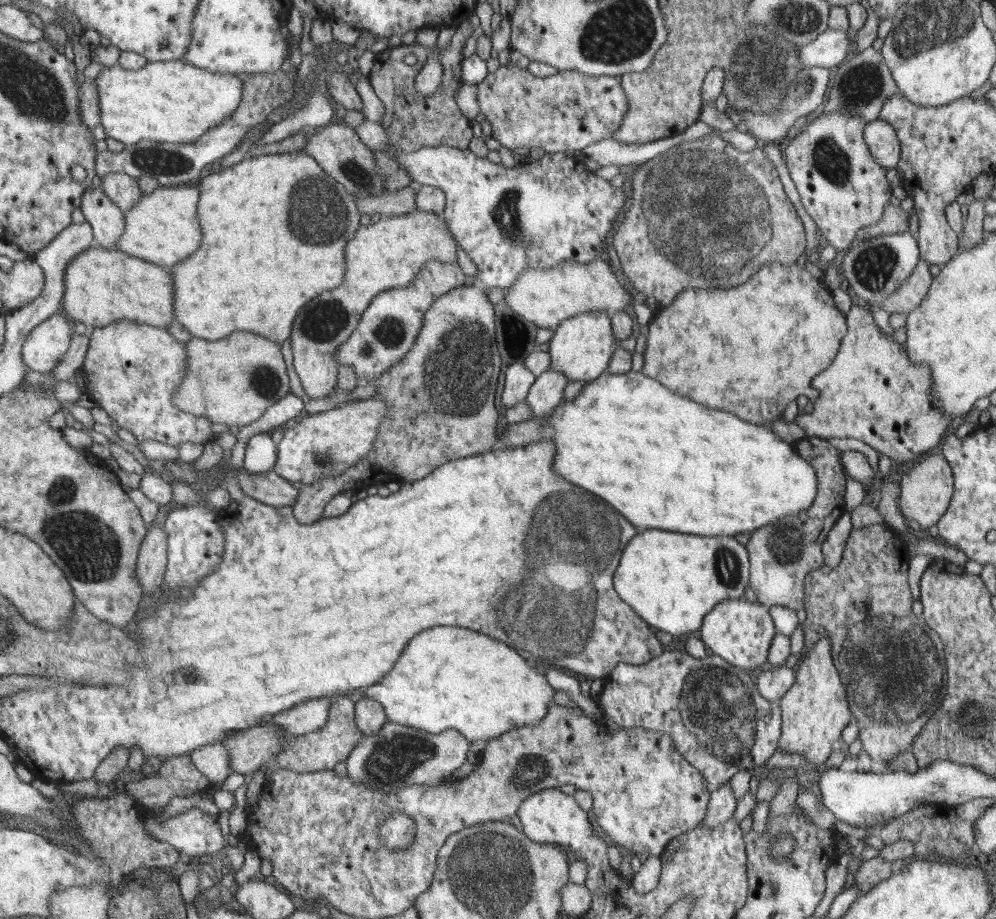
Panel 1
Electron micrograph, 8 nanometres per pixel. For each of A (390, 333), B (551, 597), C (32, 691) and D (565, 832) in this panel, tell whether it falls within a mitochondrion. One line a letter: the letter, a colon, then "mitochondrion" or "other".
A: mitochondrion
B: mitochondrion
C: other
D: other

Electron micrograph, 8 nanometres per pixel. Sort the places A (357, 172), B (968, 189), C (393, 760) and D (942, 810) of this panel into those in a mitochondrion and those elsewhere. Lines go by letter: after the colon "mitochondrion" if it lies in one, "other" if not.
A: mitochondrion
B: other
C: mitochondrion
D: other

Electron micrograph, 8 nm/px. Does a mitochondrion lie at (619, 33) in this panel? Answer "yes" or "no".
yes

